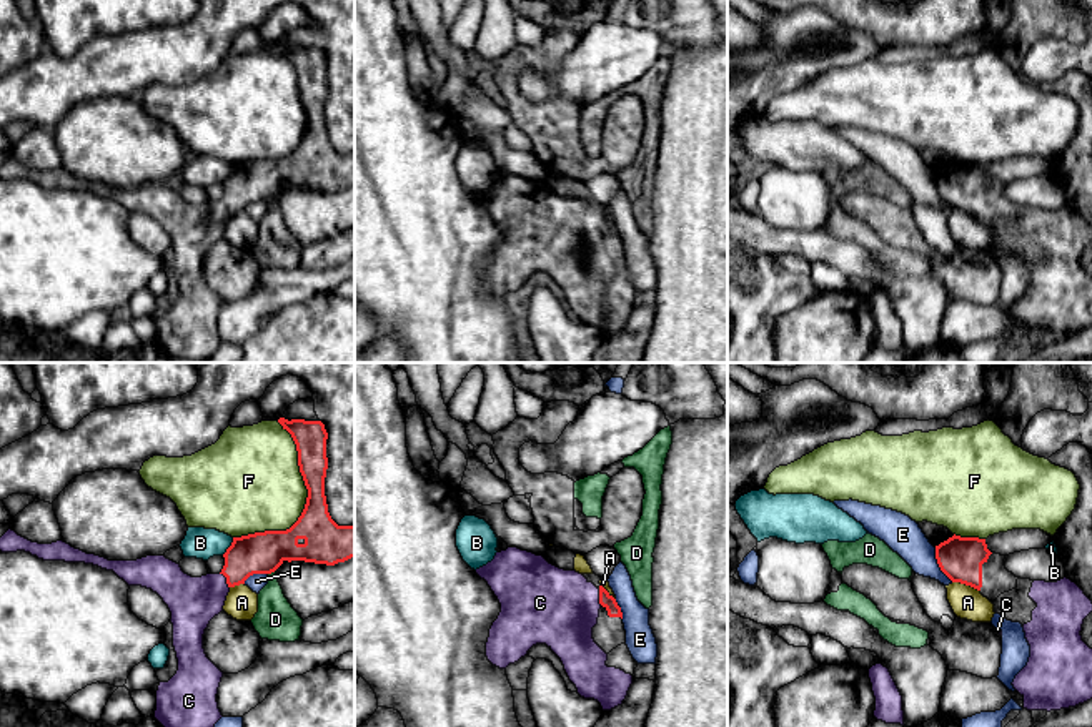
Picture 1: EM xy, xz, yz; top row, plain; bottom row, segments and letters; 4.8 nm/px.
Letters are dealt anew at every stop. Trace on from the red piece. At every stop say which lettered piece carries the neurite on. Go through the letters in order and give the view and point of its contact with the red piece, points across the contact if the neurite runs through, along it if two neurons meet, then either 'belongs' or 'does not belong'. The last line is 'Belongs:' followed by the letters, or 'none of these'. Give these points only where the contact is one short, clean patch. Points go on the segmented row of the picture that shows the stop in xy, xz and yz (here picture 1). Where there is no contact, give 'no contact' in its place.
A: meets red in yz at (966, 584); border along yz (953, 581), (969, 584), (979, 591); does not belong
B: meets red in xy at (230, 546); border along xy (233, 538), (222, 554); does not belong
C: meets red in xy at (227, 581); runs through xy (262, 553), (255, 553), (227, 581), (193, 601); belongs
D: meets red in xy at (272, 571); does not belong
E: meets red in yz at (938, 563); does not belong
F: meets red in xy at (307, 503); does not belong
Belongs: C

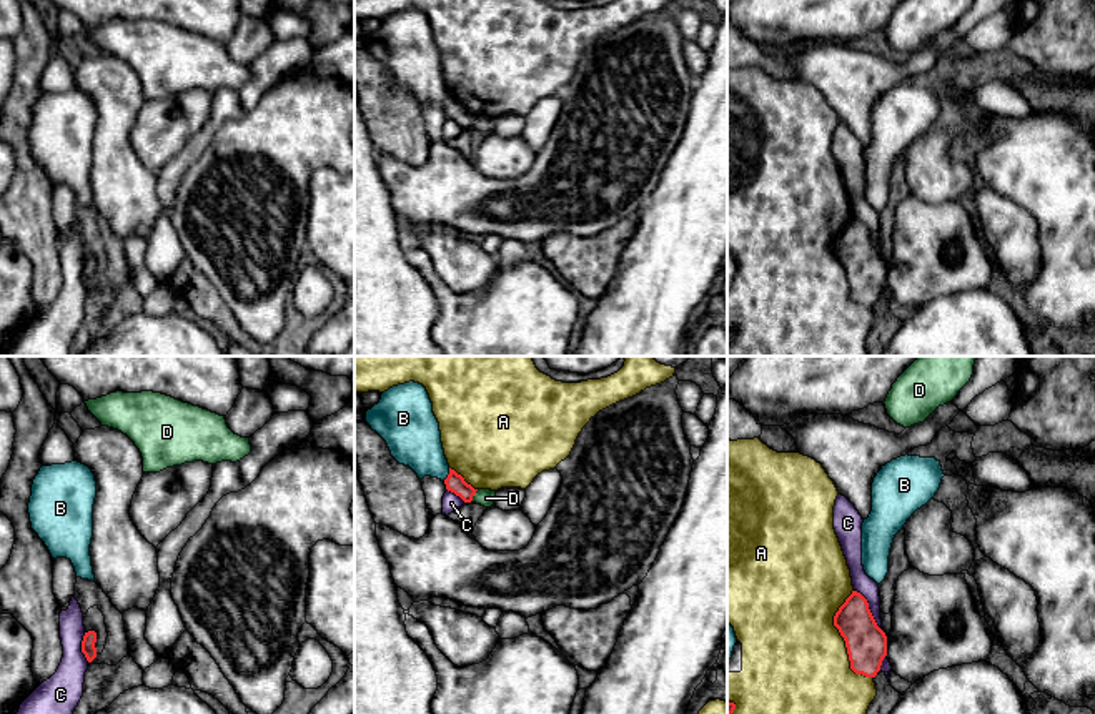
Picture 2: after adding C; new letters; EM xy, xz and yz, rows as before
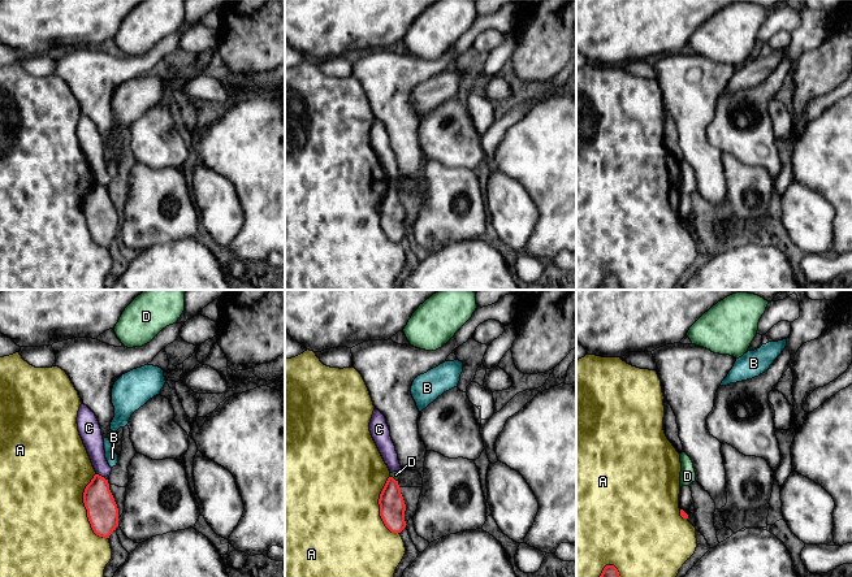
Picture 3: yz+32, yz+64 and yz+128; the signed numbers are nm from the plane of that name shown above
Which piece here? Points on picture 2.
A: meets red in yz at (844, 639); does not belong
B: meets red in xz at (448, 475); does not belong
C: meets red in yz at (869, 609); does not belong
D: meets red in xz at (475, 493); does not belong
Belongs: none of these

